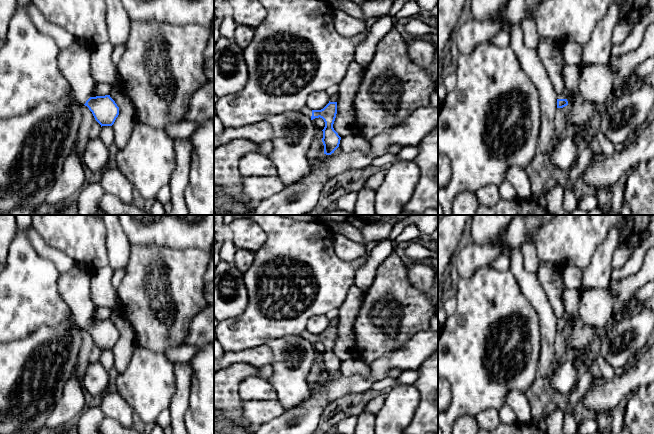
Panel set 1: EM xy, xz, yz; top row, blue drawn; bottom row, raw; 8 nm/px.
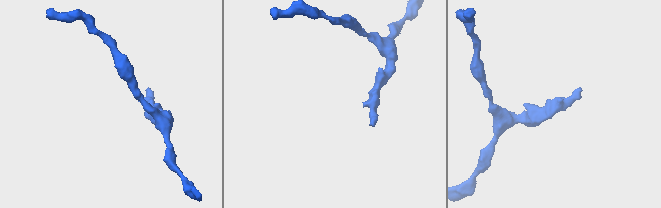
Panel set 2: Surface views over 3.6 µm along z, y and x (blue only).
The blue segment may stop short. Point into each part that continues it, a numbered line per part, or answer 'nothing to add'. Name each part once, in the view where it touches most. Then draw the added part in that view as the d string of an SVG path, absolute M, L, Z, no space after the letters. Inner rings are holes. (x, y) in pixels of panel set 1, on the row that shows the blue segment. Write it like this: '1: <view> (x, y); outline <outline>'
1: xz (306, 111); outline M305 106L305 107L301 110L301 112L302 112L309 120L311 120L312 110L311 110L309 107Z

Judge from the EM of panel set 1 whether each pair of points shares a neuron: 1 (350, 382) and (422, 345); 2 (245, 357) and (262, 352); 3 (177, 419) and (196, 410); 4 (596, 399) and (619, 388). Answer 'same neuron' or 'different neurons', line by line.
1: same neuron
2: same neuron
3: different neurons
4: same neuron

